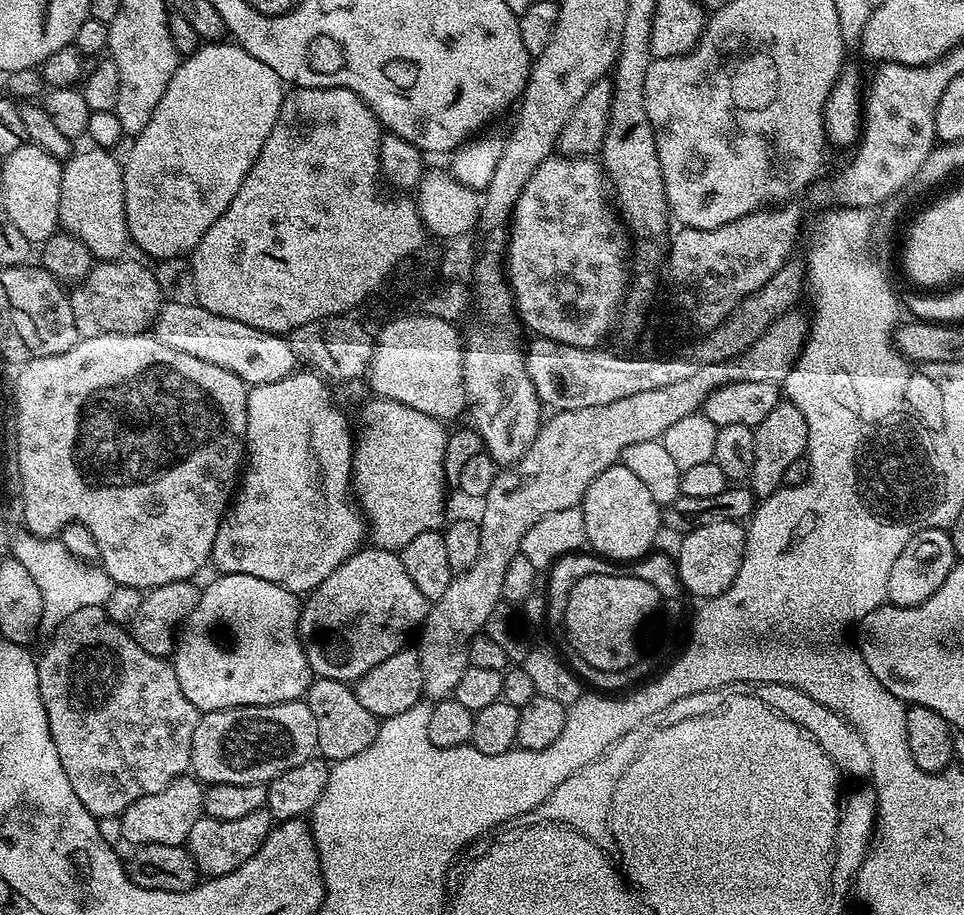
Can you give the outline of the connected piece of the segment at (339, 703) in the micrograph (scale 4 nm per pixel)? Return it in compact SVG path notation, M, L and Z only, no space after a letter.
M313 679L308 685L306 702L318 726L318 752L325 761L339 762L354 758L354 754L362 754L362 750L366 750L366 746L374 742L378 717L370 714L370 710L366 710L362 702L358 702L355 693L345 681Z

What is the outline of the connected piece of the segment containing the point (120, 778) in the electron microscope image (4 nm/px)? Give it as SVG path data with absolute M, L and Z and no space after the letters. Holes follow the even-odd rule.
M103 607L83 608L70 614L70 618L55 625L53 632L56 633L53 634L52 641L49 642L48 649L44 652L44 657L42 655L39 657L36 673L50 734L54 738L54 746L63 749L60 753L62 770L66 770L66 778L70 778L70 786L74 786L74 794L78 794L78 802L88 804L90 800L88 795L96 796L99 792L105 792L108 796L124 796L125 805L133 804L138 802L138 798L146 798L146 794L158 794L158 790L166 790L170 782L185 775L192 763L194 730L198 726L202 713L199 708L193 706L190 698L186 698L186 694L182 694L182 686L176 677L175 667L165 657L146 654L146 650L142 650L142 646L138 646L138 642L132 637L131 631L127 627L120 627L114 623ZM119 748L124 748L124 760L120 760Z

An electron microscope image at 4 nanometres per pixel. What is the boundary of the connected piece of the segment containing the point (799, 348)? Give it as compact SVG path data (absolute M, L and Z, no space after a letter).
M791 310L786 312L783 316L779 316L775 322L768 327L766 332L761 334L761 336L753 342L750 349L741 354L741 356L730 361L722 361L722 363L702 364L701 368L693 374L692 378L683 380L671 386L664 386L660 389L640 392L640 394L634 394L632 397L620 398L620 400L610 402L610 404L578 408L578 410L558 410L551 415L553 416L552 418L548 419L547 417L541 423L539 432L532 440L532 444L528 447L528 450L522 459L520 459L516 465L511 465L510 467L499 471L494 482L491 483L490 490L488 490L486 495L482 497L484 509L481 510L480 516L478 515L480 533L482 534L482 550L478 550L478 562L474 562L474 566L470 566L470 570L453 575L450 586L446 586L446 594L442 594L442 598L431 601L428 609L428 616L424 619L422 631L419 633L419 636L421 635L420 645L418 645L418 651L420 654L420 686L423 695L428 695L430 698L429 701L435 702L437 700L449 699L449 697L455 693L458 681L462 678L462 674L466 674L466 670L470 667L468 663L468 647L470 646L470 642L475 636L481 635L484 623L486 623L490 618L492 611L501 603L500 595L502 594L502 578L506 575L506 566L510 562L510 558L514 558L521 551L521 544L523 539L526 537L526 532L530 530L535 523L540 522L542 518L546 518L548 515L552 515L555 512L562 512L567 508L577 507L577 505L583 501L585 490L589 488L594 478L597 477L598 474L604 472L608 467L619 463L623 448L634 443L655 440L663 437L663 434L668 430L668 428L670 428L670 426L694 413L697 413L703 407L705 401L708 400L709 394L712 393L714 389L721 388L722 385L732 384L734 381L781 383L785 377L788 376L790 370L796 364L797 358L803 352L804 343L807 340L809 331L810 324L807 318L805 320L805 318L798 313L798 310Z

